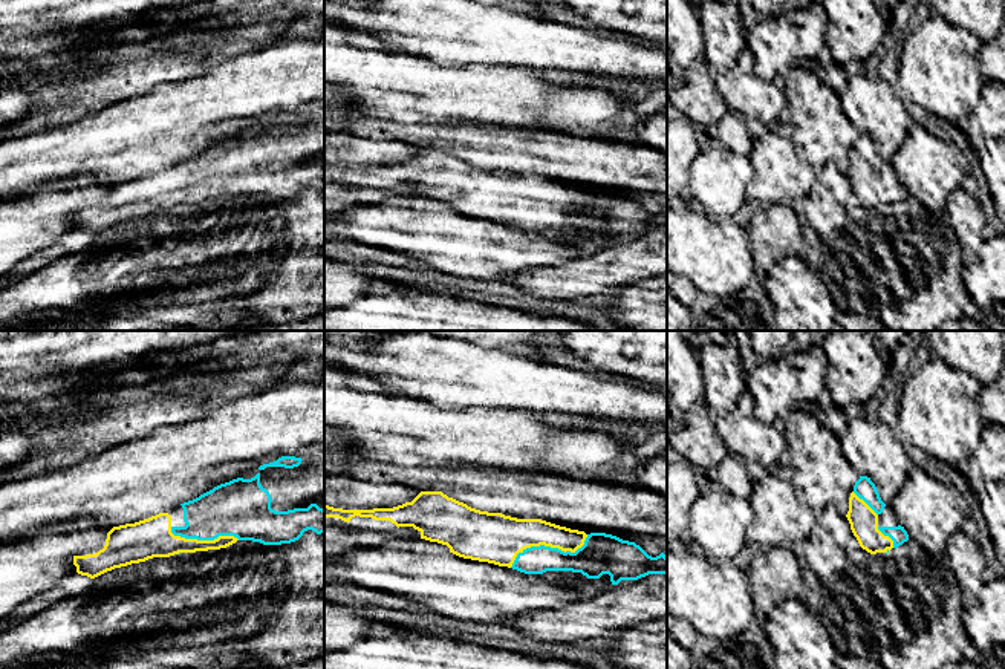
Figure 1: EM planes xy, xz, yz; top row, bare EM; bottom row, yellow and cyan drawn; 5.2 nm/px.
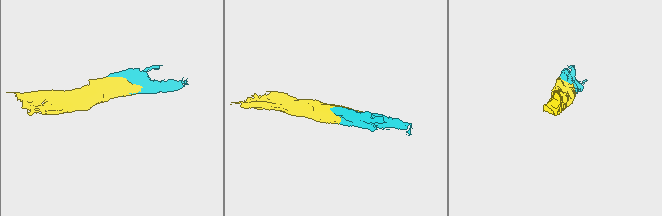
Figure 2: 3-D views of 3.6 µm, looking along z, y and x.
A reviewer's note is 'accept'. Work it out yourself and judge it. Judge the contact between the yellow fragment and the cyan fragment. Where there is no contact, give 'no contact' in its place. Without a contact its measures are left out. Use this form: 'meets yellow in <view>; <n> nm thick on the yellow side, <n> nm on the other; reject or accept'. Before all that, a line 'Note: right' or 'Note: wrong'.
Note: right
meets yellow in xz; 240 nm thick on the yellow side, 180 nm on the other; accept

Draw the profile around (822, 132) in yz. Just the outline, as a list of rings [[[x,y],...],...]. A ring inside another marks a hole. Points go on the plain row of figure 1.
[[[802,67],[791,69],[785,86],[795,150],[814,168],[834,162],[846,173],[861,132],[846,116],[840,95]]]

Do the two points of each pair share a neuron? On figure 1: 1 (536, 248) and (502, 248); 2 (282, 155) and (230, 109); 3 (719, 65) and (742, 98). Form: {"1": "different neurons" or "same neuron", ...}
{"1": "same neuron", "2": "different neurons", "3": "different neurons"}

